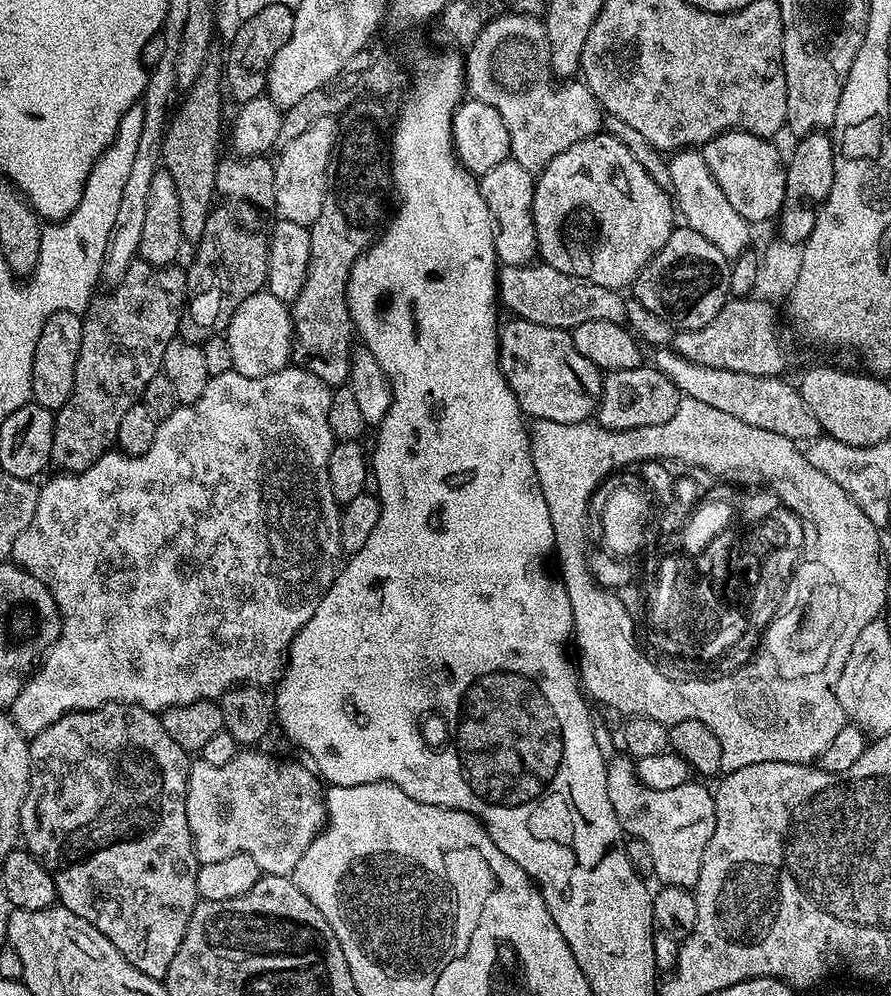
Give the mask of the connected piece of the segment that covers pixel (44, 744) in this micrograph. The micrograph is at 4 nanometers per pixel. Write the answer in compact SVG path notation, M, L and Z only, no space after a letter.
M104 704L100 708L91 708L88 712L68 712L58 722L46 726L34 737L31 737L30 750L30 782L26 790L26 798L20 811L20 834L22 844L31 852L42 866L54 878L57 901L78 918L86 918L94 927L120 951L122 958L130 962L142 974L150 974L150 978L163 980L168 975L170 962L174 962L174 954L178 954L178 946L182 946L182 938L186 934L186 926L194 914L198 897L196 895L196 879L200 864L192 845L190 822L186 818L186 786L188 785L188 769L190 754L166 734L157 713L146 710L141 704Z

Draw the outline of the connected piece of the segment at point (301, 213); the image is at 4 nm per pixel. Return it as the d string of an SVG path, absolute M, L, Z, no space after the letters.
M335 116L318 118L318 122L310 126L310 130L287 141L283 145L280 157L275 157L275 211L279 219L310 226L318 218L318 213L322 211L322 198L326 198L326 166L330 166L330 158L336 145L337 127L338 120Z

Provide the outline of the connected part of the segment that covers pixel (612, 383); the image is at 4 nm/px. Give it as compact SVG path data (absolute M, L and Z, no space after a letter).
M641 366L634 370L618 370L604 376L604 389L595 419L600 427L610 430L630 430L642 426L658 426L670 422L678 410L682 397L679 390L654 366Z

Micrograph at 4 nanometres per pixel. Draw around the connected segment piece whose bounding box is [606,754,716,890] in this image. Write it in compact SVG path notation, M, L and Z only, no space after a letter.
M624 754L608 764L606 794L610 794L610 806L614 806L614 814L625 833L650 846L655 879L660 879L659 883L664 886L673 884L695 889L706 842L710 842L710 834L714 834L715 795L695 782L674 786L674 790L650 790L636 777L633 761Z

